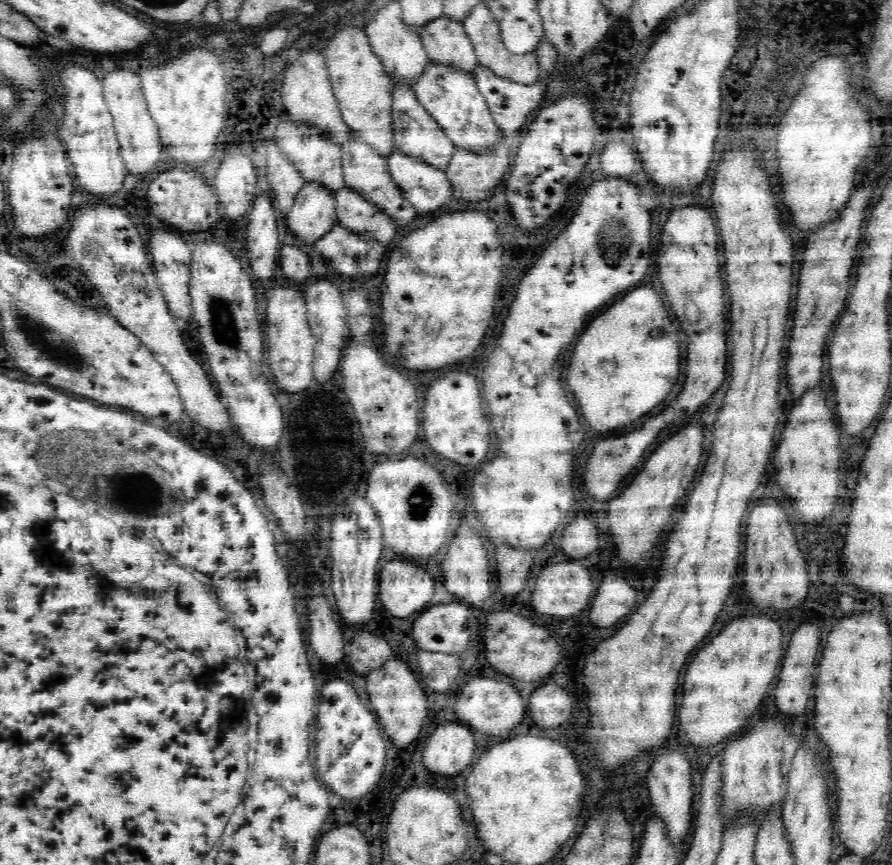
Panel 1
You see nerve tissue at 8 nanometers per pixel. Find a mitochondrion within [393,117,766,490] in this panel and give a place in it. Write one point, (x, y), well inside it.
(614, 249)

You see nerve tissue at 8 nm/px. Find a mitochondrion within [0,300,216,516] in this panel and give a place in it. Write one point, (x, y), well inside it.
(39, 332)

